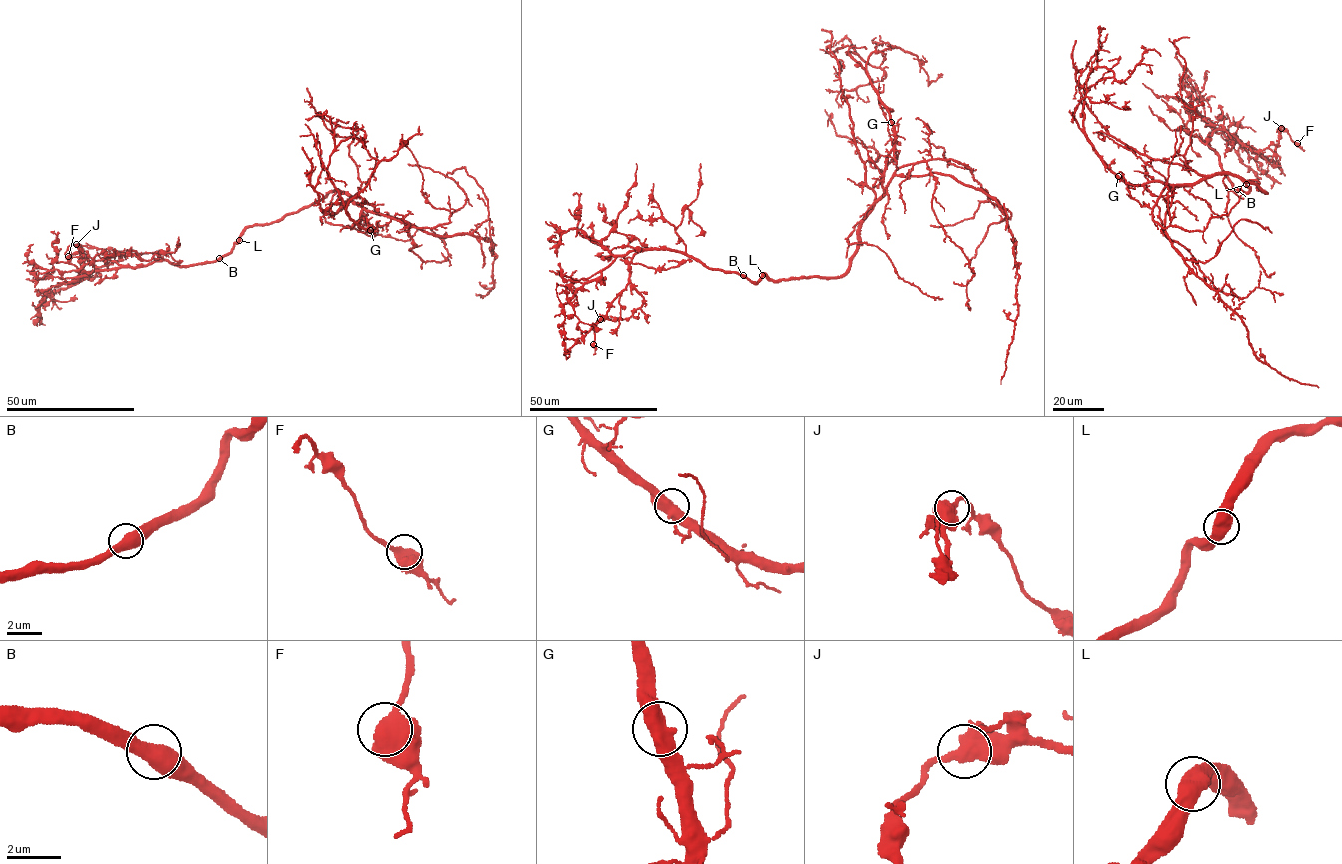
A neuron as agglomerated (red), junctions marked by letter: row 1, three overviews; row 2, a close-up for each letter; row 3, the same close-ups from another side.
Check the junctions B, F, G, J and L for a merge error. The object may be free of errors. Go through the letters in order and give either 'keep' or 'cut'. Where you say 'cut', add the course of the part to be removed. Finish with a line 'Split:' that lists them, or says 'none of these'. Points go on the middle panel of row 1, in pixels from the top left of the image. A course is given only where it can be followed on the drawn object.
B: keep
F: keep
G: keep
J: keep
L: keep
Split: none of these

